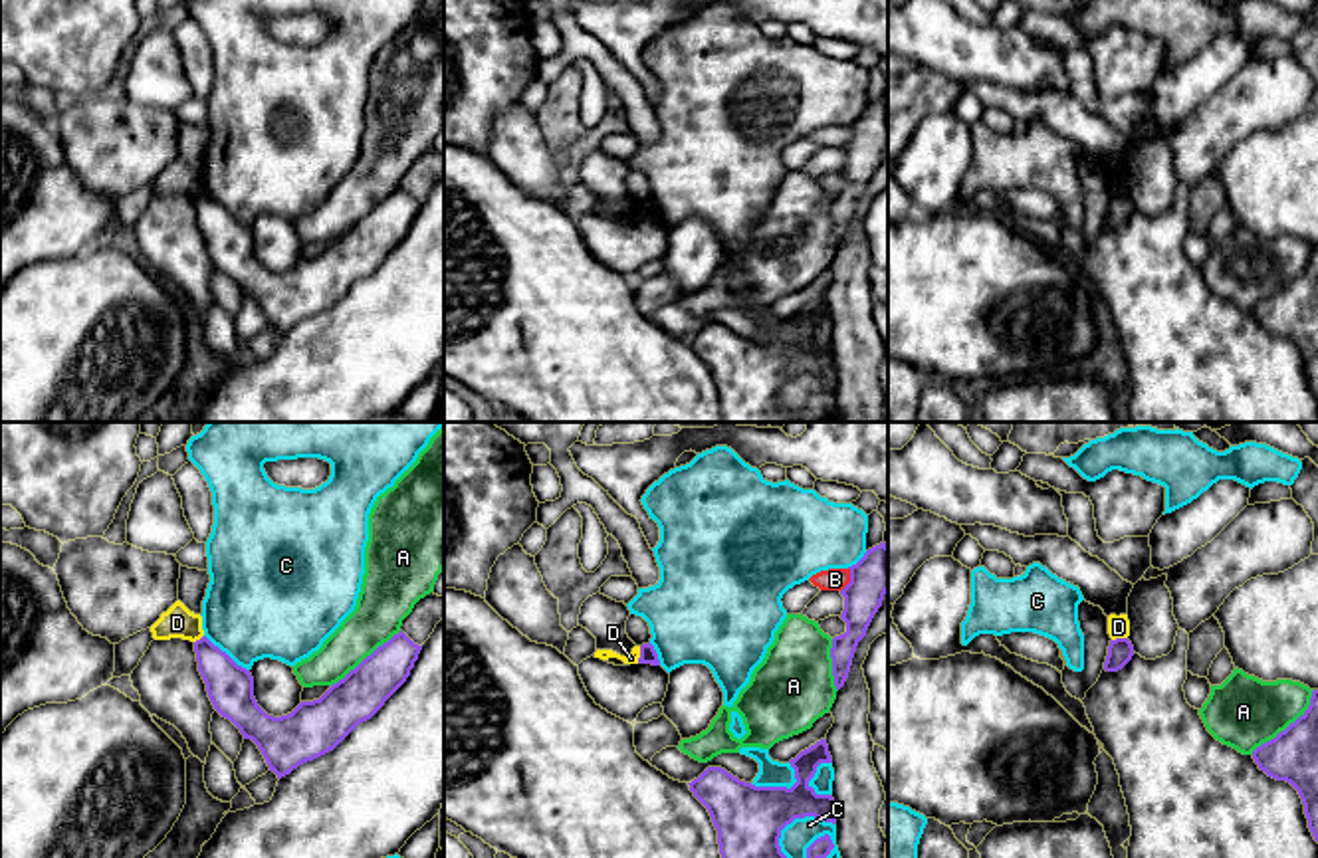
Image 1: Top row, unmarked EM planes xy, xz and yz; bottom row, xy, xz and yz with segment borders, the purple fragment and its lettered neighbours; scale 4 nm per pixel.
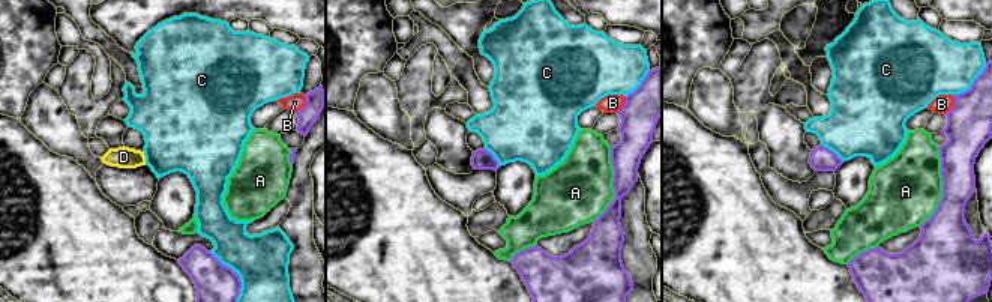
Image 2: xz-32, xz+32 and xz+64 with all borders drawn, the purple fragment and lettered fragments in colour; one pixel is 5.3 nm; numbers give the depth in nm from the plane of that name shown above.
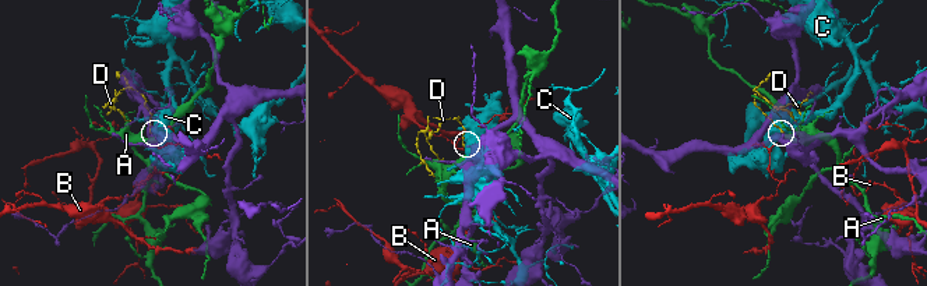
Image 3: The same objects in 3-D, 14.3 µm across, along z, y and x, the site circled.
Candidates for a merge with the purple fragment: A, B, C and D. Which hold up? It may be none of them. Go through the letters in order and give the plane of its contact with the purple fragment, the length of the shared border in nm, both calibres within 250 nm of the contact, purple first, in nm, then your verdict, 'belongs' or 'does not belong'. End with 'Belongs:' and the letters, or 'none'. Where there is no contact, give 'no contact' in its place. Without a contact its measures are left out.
A: meets purple in yz; contact 380 nm long; 200 nm thick on the purple side, 300 nm on the other; does not belong
B: meets purple in xz; contact 110 nm long; 180 nm thick on the purple side, 100 nm on the other; does not belong
C: meets purple in xz; contact 200 nm long; 280 nm thick on the purple side, 110 nm on the other; does not belong
D: meets purple in xz; contact 70 nm long; 70 nm thick on the purple side, 50 nm on the other; does not belong
Belongs: none

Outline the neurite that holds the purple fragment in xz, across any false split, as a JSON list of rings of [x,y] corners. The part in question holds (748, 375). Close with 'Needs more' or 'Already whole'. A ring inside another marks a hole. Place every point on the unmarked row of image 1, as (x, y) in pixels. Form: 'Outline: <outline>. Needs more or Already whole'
Outline: [[[826,295],[789,319],[797,335],[791,345],[755,343],[721,323],[708,323],[688,339],[717,386],[721,422],[795,422],[781,408],[781,386],[805,373],[836,380],[832,351],[817,351],[809,341],[821,319],[832,319]]]. Already whole

